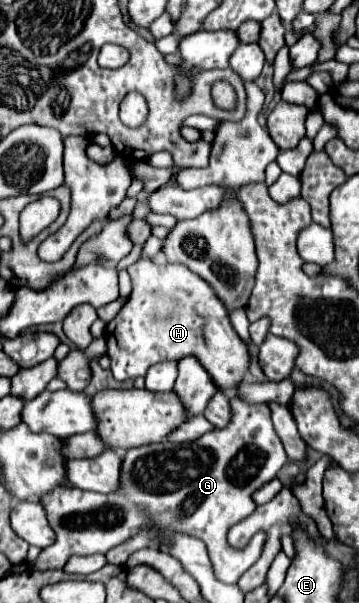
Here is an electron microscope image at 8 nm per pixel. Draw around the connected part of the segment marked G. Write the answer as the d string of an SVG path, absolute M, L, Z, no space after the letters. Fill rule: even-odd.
M231 397L231 409L233 409L233 421L229 427L215 429L197 441L191 441L191 443L161 441L161 443L129 449L123 459L121 487L117 493L99 495L99 493L87 493L75 487L55 489L55 493L51 493L51 497L47 497L47 501L41 501L41 503L47 511L49 525L57 533L57 541L51 547L45 547L37 557L37 561L29 564L29 567L39 571L63 569L63 565L67 563L67 557L71 555L107 553L109 549L133 537L143 525L157 523L165 529L177 529L181 533L199 537L207 545L215 577L223 583L237 583L239 577L259 559L261 547L265 543L265 535L263 533L253 535L253 539L243 549L233 549L227 541L227 531L255 511L255 501L251 495L261 485L275 479L275 471L279 471L286 464L287 455L273 429L271 409L267 403L255 405L255 403L243 401L241 397Z

